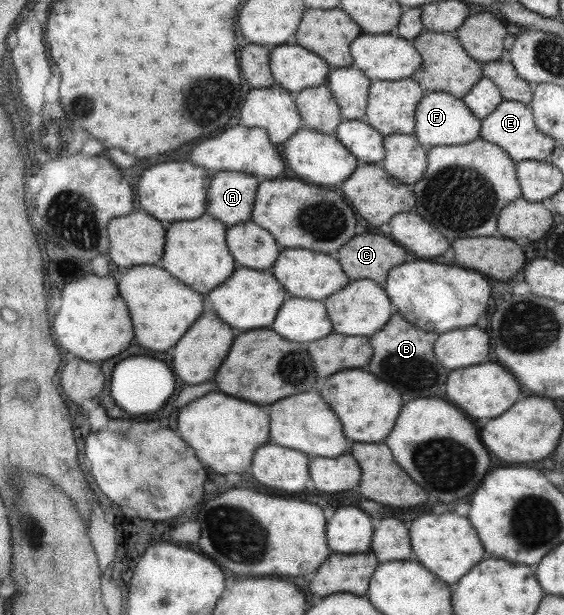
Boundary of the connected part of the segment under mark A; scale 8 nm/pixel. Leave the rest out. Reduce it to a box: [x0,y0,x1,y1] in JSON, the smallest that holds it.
[207,173,259,227]

